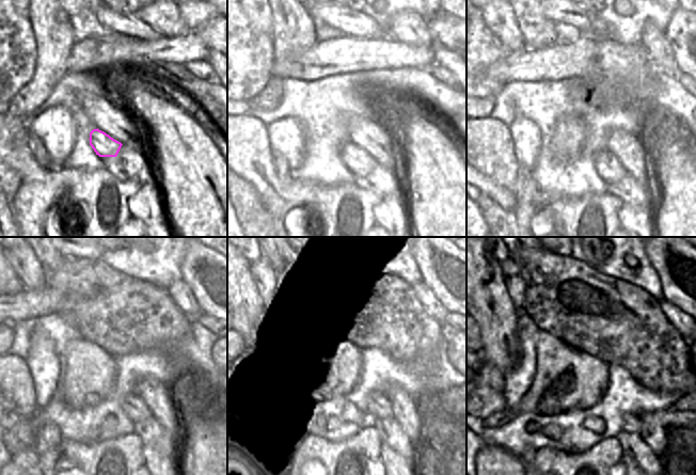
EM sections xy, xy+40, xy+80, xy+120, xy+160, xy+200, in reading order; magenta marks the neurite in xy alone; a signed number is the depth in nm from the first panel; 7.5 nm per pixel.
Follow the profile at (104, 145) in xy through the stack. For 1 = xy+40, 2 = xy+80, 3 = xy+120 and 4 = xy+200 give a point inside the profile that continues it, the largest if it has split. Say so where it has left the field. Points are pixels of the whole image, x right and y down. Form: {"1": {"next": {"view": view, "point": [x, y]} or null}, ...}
{"1": {"next": {"view": "xy+40", "point": [359, 161]}}, "2": {"next": {"view": "xy+80", "point": [607, 167]}}, "3": {"next": {"view": "xy+120", "point": [136, 410]}}, "4": {"next": {"view": "xy+200", "point": [631, 423]}}}

